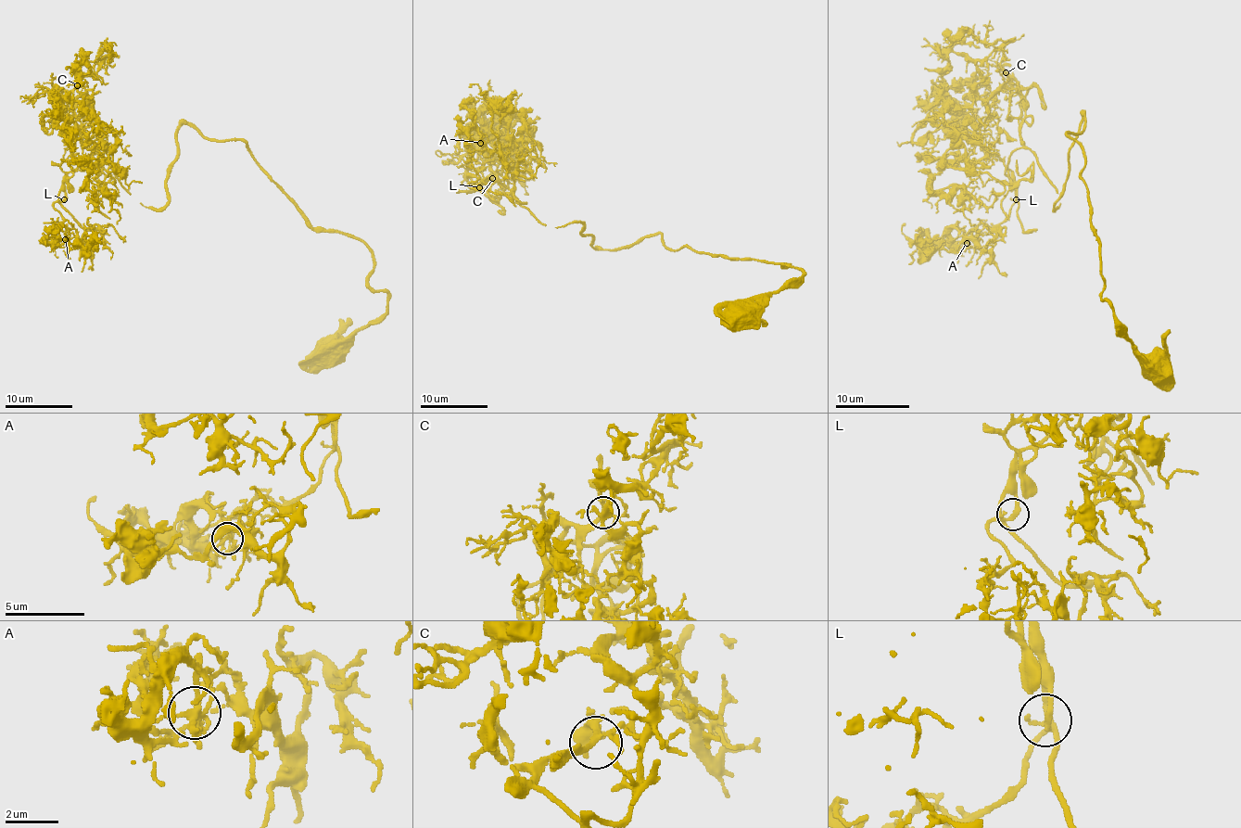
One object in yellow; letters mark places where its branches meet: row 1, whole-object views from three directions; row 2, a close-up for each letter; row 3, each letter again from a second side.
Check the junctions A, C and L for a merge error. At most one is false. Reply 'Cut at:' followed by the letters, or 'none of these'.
Cut at: none of these

